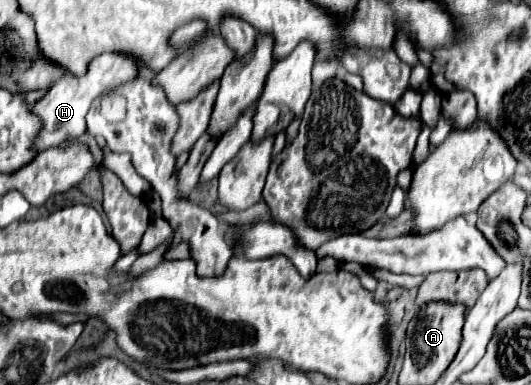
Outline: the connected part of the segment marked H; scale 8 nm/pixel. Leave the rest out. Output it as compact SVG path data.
M101 53L89 61L85 77L63 77L61 81L57 81L47 91L47 95L33 105L33 113L43 119L43 133L39 133L39 141L35 141L37 151L57 147L71 137L83 135L87 129L85 115L95 97L99 97L107 89L115 89L115 85L121 85L123 81L135 79L139 65L141 61L131 53Z

